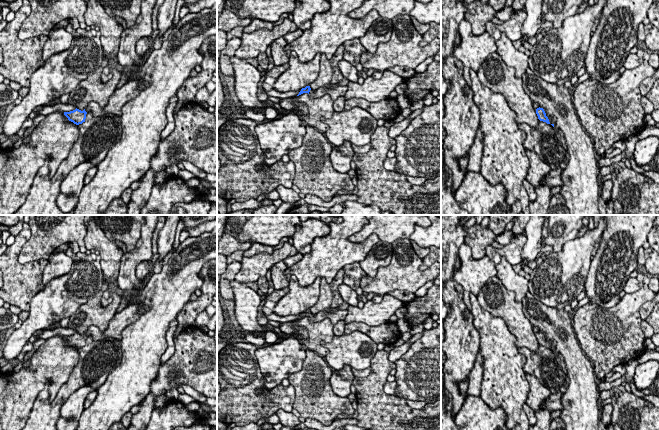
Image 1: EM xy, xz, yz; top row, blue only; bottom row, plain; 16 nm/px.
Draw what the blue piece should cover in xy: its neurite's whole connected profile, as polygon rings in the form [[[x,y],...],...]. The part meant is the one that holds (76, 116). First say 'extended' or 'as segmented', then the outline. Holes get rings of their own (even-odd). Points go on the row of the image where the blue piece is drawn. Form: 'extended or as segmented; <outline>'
extended; [[[137,75],[133,80],[130,80],[121,88],[116,89],[104,108],[101,108],[100,105],[96,102],[91,102],[88,106],[84,107],[83,111],[76,108],[70,112],[64,112],[64,115],[68,118],[69,121],[76,125],[85,122],[86,114],[88,112],[91,112],[94,117],[102,116],[105,113],[121,116],[122,107],[125,105],[125,103],[139,95],[139,91],[137,89],[139,79],[140,77]]]

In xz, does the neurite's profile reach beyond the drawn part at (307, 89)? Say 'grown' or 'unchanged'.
grown

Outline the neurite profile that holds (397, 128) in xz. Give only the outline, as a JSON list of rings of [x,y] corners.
[[[405,117],[405,119],[399,123],[394,123],[394,125],[389,129],[389,137],[395,138],[398,136],[403,130],[405,130],[408,125],[410,124],[411,120],[408,117]]]

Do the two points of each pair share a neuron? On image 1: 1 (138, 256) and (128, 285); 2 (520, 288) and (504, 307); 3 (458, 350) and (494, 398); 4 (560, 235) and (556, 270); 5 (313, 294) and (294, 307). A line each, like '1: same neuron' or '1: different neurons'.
1: same neuron
2: different neurons
3: different neurons
4: different neurons
5: same neuron

